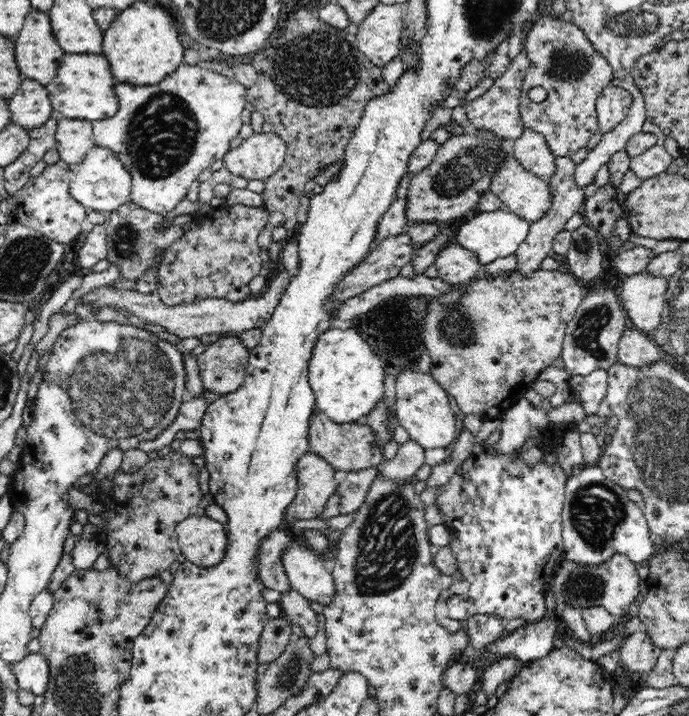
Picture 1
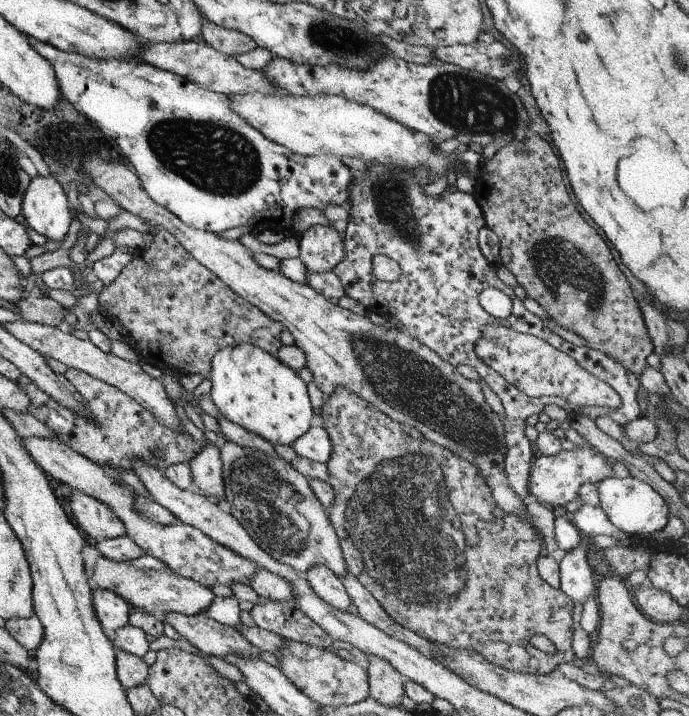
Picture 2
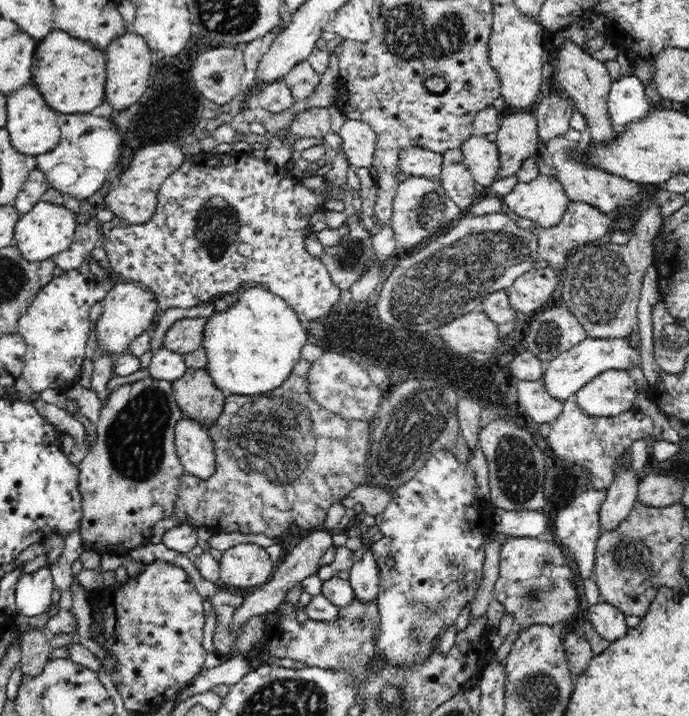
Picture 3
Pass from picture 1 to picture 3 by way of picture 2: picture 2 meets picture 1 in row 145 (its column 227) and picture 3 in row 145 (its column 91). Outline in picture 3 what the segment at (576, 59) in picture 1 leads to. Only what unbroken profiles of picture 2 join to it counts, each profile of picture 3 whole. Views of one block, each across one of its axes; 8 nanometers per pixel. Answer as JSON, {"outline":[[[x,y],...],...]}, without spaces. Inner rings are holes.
{"outline":[[[474,136],[470,141],[464,142],[460,150],[464,153],[464,163],[478,184],[487,187],[498,180],[500,153],[495,143]]]}

